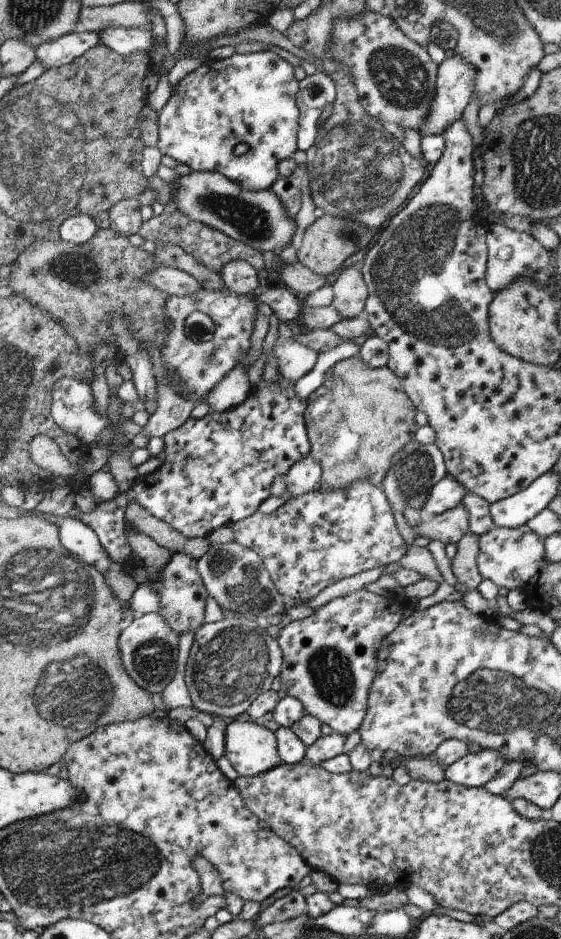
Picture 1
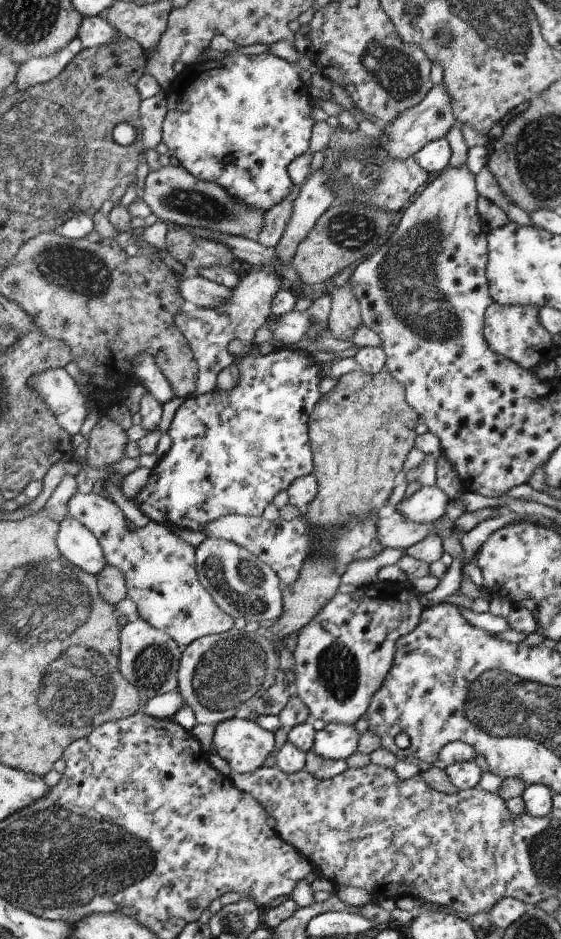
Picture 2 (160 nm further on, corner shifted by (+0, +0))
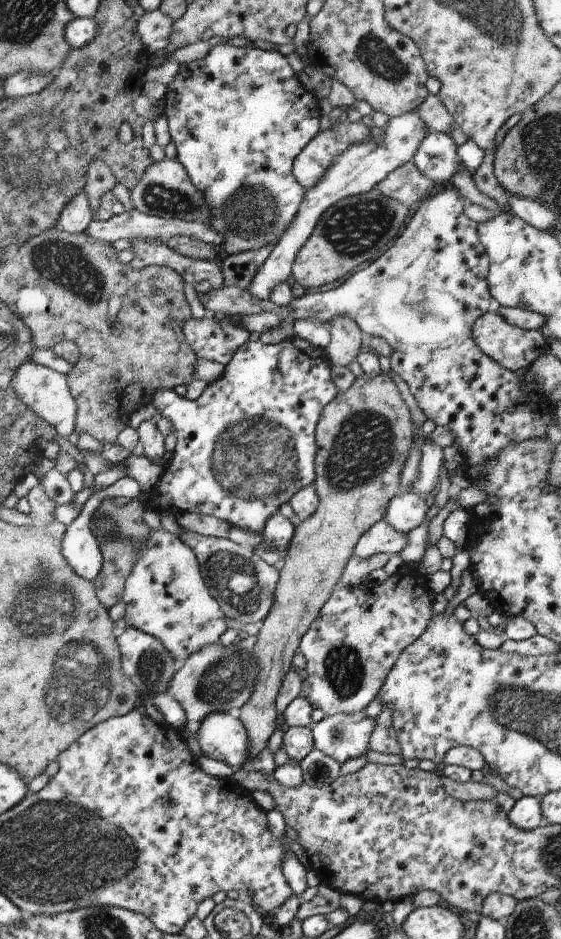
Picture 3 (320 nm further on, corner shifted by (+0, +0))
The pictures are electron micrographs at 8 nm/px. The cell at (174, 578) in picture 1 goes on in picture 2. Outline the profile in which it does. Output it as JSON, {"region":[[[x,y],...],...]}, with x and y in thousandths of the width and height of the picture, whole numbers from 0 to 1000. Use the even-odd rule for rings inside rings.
{"region":[[[139,523],[130,526],[119,535],[119,547],[141,554],[157,561],[160,567],[168,568],[168,571],[173,571],[175,577],[184,584],[187,599],[209,603],[221,610],[226,637],[242,643],[248,658],[264,661],[273,668],[303,676],[314,684],[321,685],[324,690],[333,689],[357,678],[401,674],[417,668],[419,658],[403,654],[358,623],[348,604],[348,584],[310,569],[303,564],[303,559],[269,554],[257,561],[242,561],[239,564],[232,564],[221,546],[207,536],[164,524],[150,526]]]}

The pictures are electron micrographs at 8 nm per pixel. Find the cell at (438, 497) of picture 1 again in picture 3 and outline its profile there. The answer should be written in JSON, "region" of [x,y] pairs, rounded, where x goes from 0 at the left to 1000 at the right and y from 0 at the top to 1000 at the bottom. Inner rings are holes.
{"region":[[[731,523],[729,525],[708,526],[704,530],[699,531],[690,539],[690,545],[684,546],[683,554],[702,561],[708,565],[725,569],[725,567],[740,563],[745,559],[752,559],[763,547],[770,546],[770,544],[772,542],[761,541],[754,527]]]}

